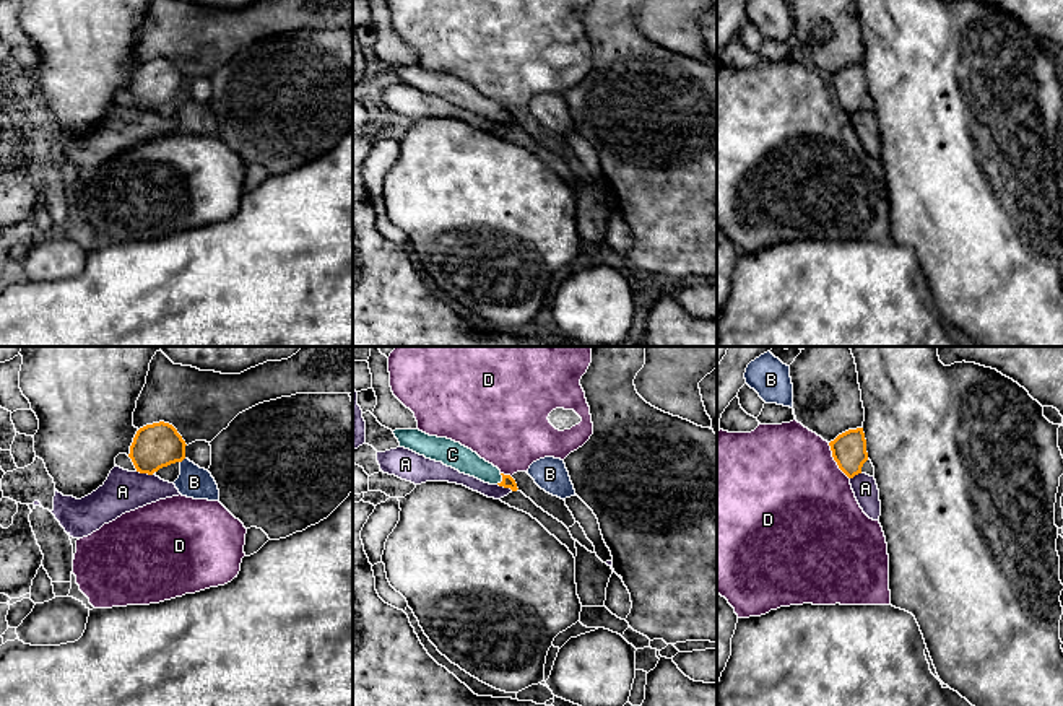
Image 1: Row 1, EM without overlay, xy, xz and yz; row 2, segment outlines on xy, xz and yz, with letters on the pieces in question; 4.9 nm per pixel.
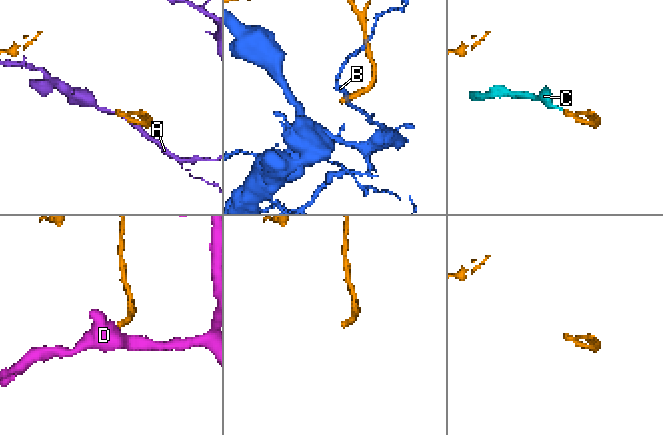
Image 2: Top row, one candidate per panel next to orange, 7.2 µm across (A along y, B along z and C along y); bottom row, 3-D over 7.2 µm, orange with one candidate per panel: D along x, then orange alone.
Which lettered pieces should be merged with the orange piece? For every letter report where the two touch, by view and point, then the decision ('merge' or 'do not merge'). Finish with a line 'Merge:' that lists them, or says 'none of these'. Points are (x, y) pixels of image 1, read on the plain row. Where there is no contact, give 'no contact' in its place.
A: contact xy (145, 108); do not merge
B: contact xy (182, 95); do not merge
C: contact xz (503, 116); merge
D: contact yz (834, 95); do not merge
Merge: C

